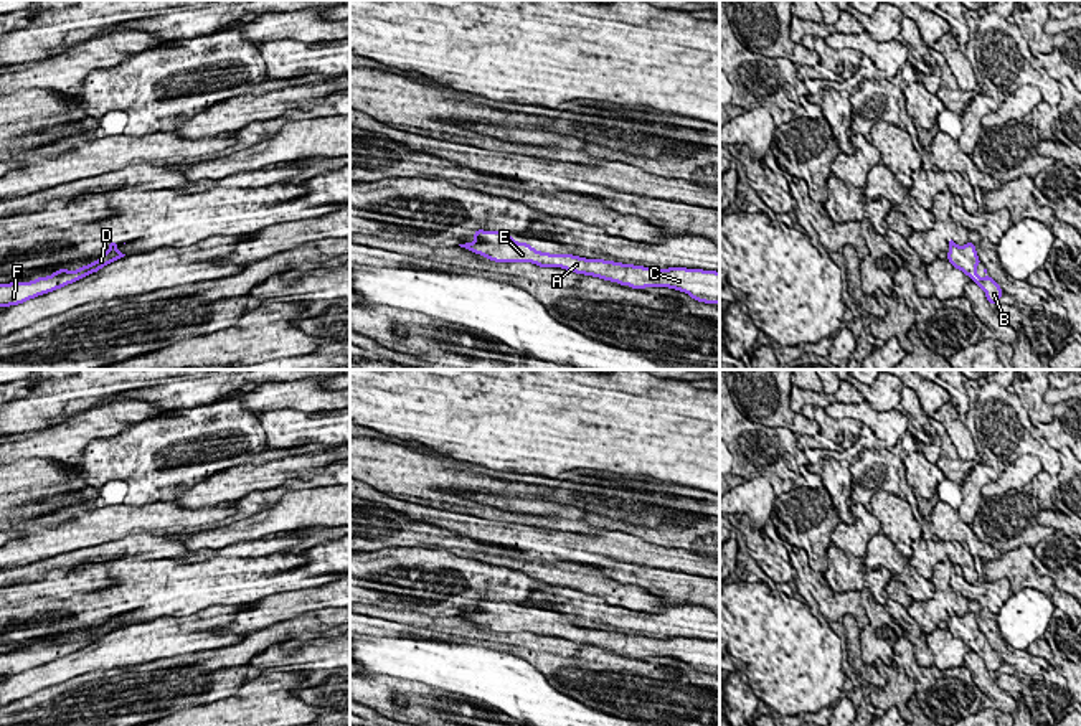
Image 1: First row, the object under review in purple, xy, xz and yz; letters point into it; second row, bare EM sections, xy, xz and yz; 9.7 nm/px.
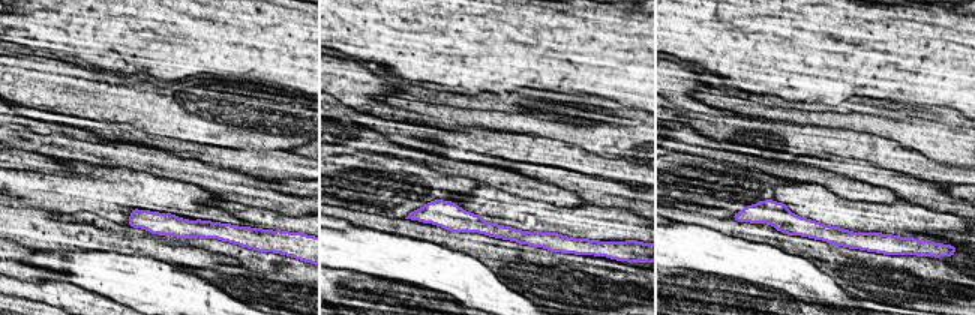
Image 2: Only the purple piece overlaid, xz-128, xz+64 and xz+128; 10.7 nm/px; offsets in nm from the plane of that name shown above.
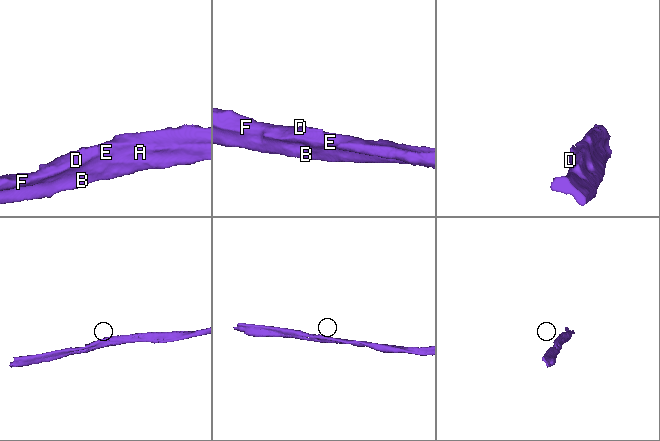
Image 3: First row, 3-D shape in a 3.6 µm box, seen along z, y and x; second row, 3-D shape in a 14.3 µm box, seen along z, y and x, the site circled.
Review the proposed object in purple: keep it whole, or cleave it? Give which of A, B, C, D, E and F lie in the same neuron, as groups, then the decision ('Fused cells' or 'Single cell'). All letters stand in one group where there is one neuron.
Groups: A B C D E F. Single cell

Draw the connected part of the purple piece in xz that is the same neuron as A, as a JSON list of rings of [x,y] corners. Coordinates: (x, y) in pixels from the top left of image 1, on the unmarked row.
[[[474,601],[474,612],[459,614],[495,632],[531,632],[540,637],[561,637],[576,644],[629,655],[632,658],[668,657],[705,673],[720,673],[720,642],[687,637],[654,639],[573,624],[540,622],[526,612],[513,610],[503,601]]]

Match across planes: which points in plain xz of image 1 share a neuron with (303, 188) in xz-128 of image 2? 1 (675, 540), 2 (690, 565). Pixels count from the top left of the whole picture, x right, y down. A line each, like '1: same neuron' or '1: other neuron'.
1: other neuron
2: same neuron

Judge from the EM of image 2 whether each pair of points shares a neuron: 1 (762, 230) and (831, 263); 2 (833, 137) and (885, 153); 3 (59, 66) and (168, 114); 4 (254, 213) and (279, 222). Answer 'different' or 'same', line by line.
1: same
2: same
3: same
4: same

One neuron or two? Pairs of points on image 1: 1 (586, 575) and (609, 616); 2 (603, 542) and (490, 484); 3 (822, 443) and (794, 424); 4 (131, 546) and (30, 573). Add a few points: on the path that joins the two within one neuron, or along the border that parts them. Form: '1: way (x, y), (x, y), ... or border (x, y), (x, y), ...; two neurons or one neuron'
1: border (560, 586), (596, 594), (634, 611); two neurons
2: border (598, 528), (583, 533); two neurons
3: border (801, 411), (819, 426), (817, 434); two neurons
4: way (106, 551), (55, 563); one neuron

